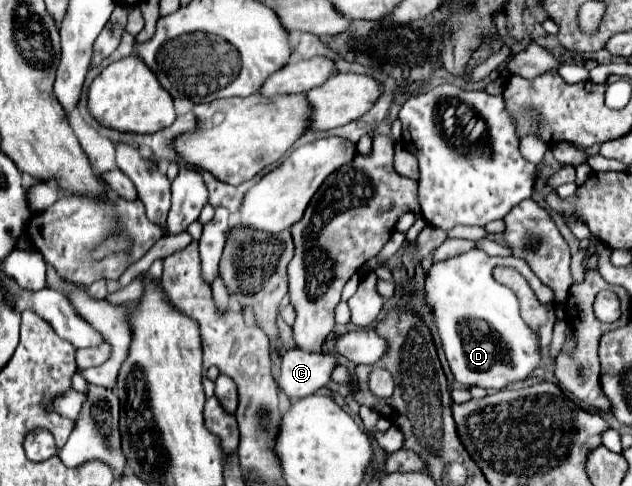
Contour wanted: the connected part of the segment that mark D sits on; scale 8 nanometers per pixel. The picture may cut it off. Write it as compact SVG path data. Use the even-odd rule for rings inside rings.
M477 248L433 264L425 280L425 306L435 320L453 376L465 386L481 386L485 390L501 390L511 382L525 380L541 358L537 334L523 324L513 290L491 276L493 266L513 266L525 276L541 302L553 300L553 292L533 274L525 260L489 256Z

